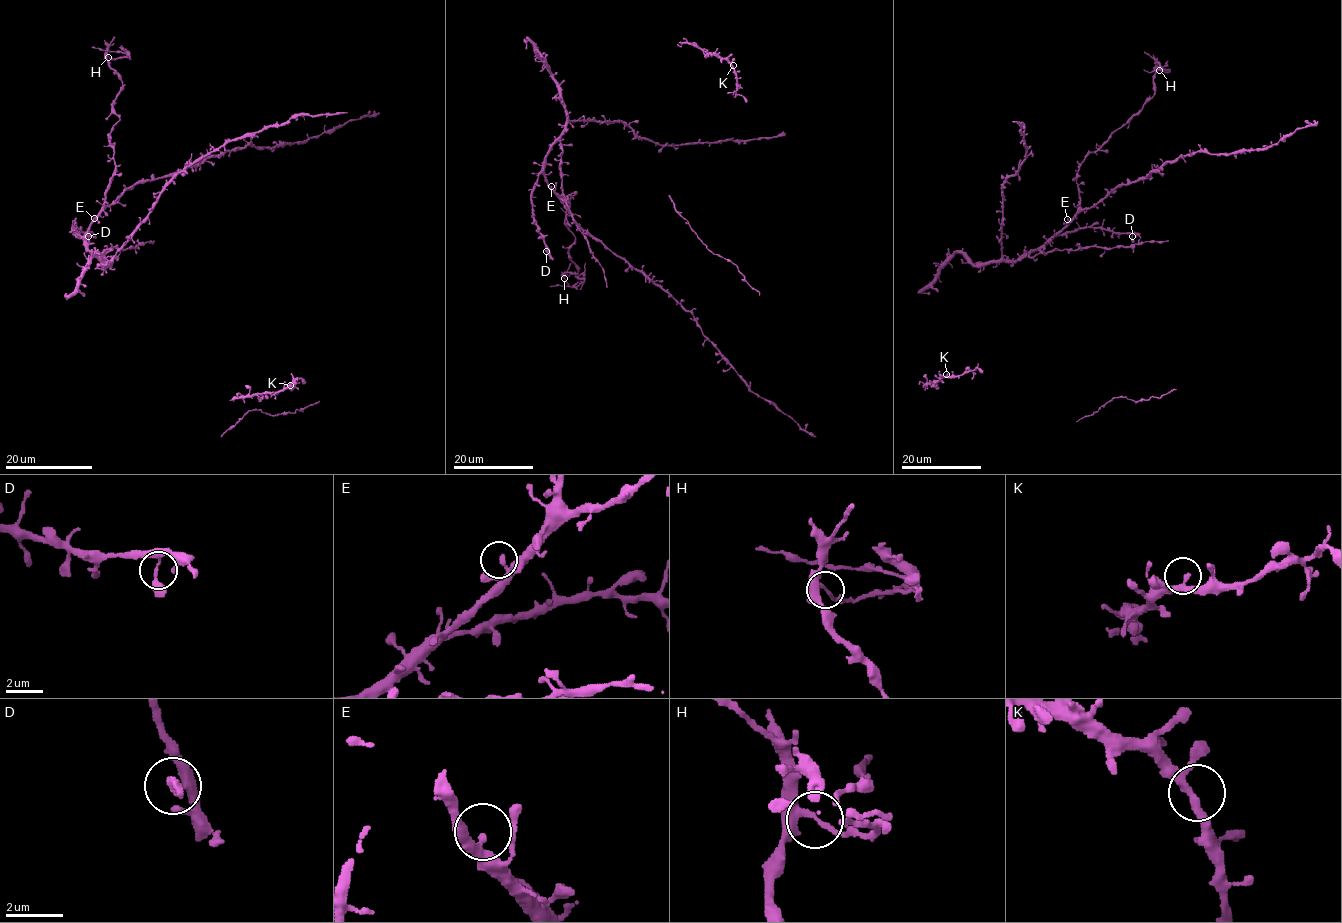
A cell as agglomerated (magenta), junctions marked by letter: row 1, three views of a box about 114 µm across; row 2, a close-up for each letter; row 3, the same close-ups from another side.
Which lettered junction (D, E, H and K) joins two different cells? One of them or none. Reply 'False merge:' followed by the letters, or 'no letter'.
False merge: H

